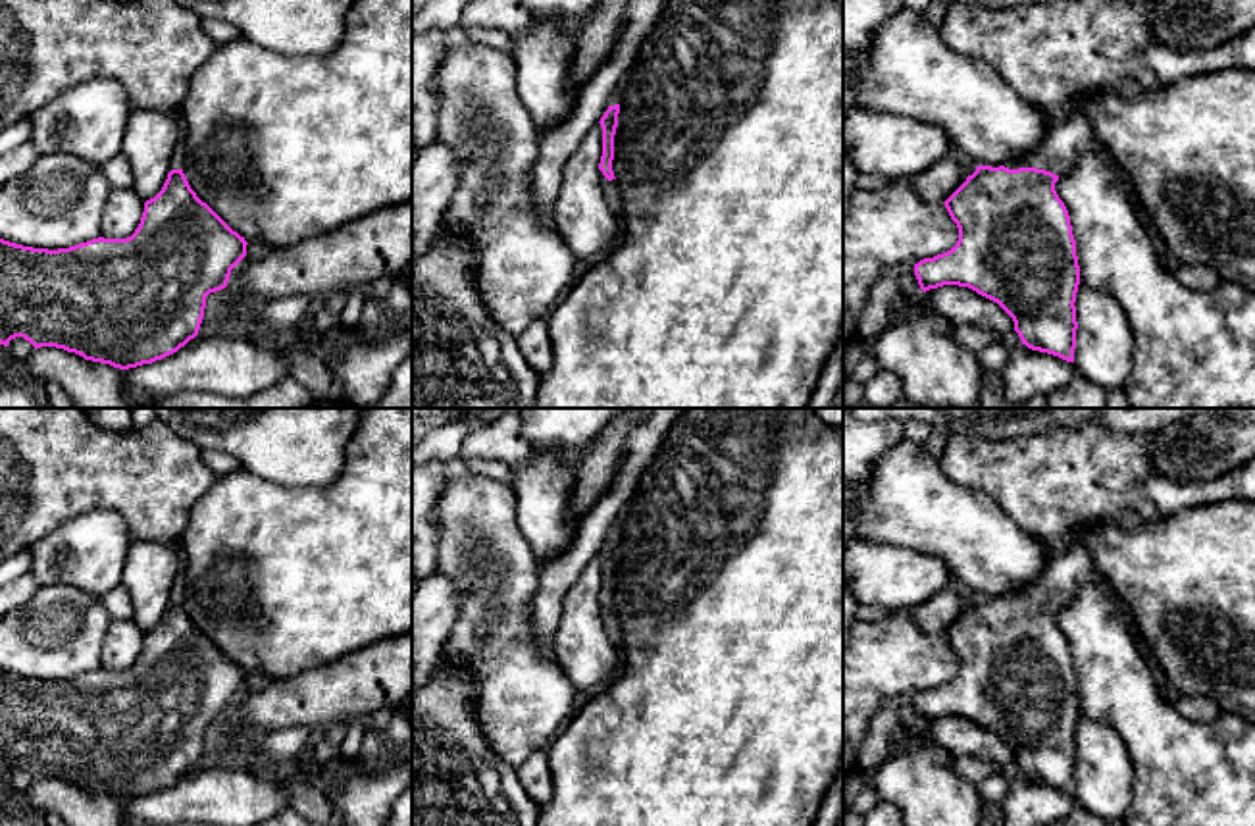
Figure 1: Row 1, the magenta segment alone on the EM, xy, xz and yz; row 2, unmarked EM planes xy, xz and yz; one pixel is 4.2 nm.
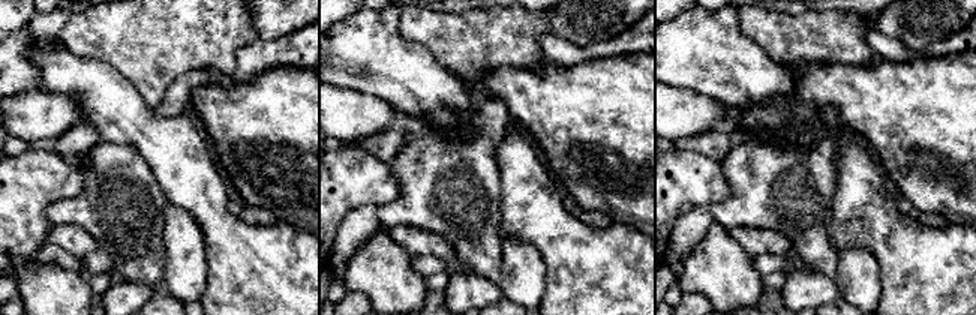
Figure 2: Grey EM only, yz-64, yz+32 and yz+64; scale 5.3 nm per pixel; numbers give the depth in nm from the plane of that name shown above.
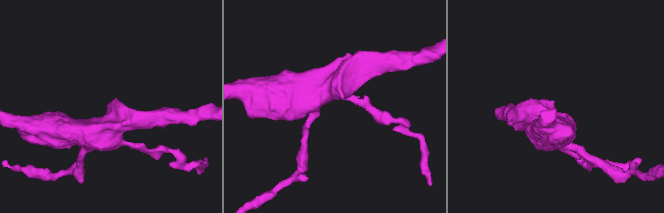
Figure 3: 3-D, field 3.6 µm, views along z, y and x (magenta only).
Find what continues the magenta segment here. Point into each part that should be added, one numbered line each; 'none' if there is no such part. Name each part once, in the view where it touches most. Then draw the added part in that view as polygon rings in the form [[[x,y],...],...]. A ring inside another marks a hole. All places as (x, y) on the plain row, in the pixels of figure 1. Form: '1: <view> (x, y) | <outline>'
1: yz (1065, 574) | [[[1074,543],[1063,555],[1049,555],[1041,578],[1030,589],[1018,595],[1005,595],[1005,599],[1037,599],[1064,607],[1091,580],[1095,580],[1095,572],[1089,551],[1086,545]]]

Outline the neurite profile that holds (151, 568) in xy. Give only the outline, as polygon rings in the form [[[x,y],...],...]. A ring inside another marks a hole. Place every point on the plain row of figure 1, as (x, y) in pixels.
[[[131,541],[121,583],[135,608],[131,620],[144,633],[162,622],[171,585],[183,566],[185,555],[179,543]]]

